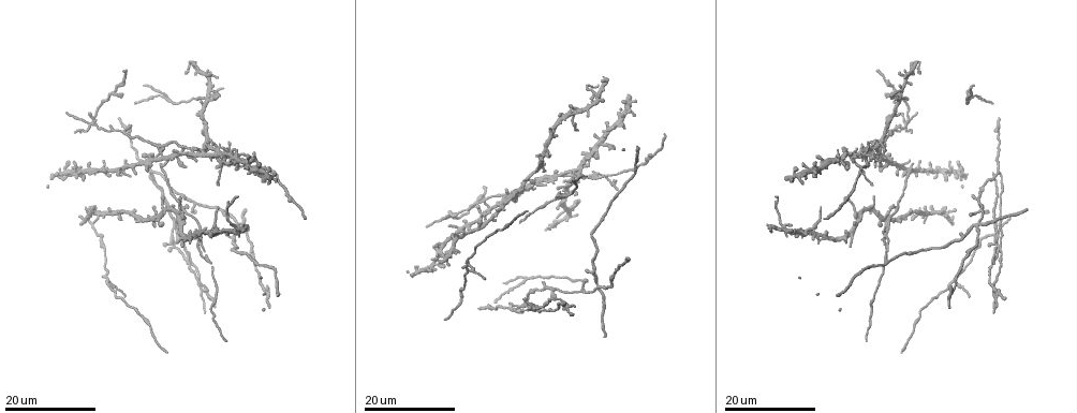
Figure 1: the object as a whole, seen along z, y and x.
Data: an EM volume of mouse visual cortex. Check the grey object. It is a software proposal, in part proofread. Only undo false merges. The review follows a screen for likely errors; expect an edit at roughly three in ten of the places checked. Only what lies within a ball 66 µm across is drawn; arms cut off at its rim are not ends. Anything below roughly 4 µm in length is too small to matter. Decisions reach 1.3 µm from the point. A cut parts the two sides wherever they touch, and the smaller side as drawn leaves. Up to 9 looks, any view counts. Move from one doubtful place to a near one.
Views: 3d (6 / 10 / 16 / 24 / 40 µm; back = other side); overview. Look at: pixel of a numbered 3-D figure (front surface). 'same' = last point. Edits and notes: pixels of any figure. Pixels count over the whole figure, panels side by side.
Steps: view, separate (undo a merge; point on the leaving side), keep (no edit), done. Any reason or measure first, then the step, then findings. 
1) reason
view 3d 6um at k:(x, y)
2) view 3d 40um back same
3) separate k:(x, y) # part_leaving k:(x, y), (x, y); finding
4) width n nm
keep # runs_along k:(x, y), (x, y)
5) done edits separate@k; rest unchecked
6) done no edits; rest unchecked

four-way junction
view 3d 24um at 1:(214, 149)

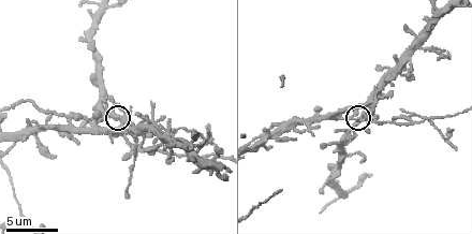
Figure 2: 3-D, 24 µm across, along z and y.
view 3d 6um at 2:(123, 118)

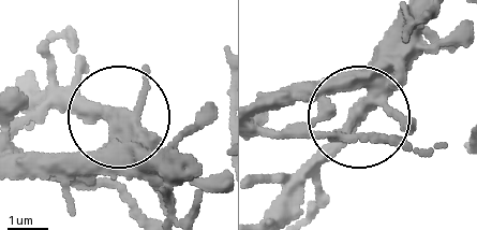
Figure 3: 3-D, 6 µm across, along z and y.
width 310 nm
keep # all the same cell

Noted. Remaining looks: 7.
four or more arms meet
view 3d 24um at 1:(573, 115)

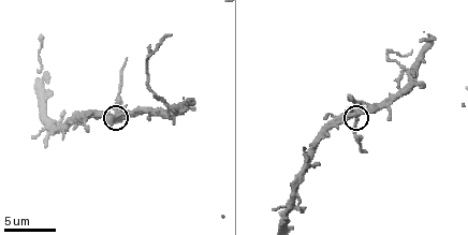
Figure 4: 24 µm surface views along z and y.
view 3d 6um at 4:(355, 118)

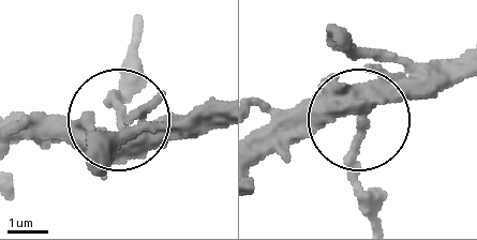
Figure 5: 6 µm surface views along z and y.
side_arm 7 um
keep # continuous, no second cell

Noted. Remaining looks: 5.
view 3d 6um at 4:(171, 116)

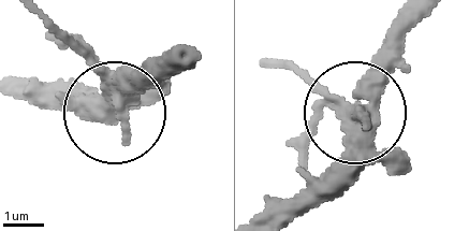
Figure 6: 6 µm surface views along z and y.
view 3d 6um back at 6:(365, 117)

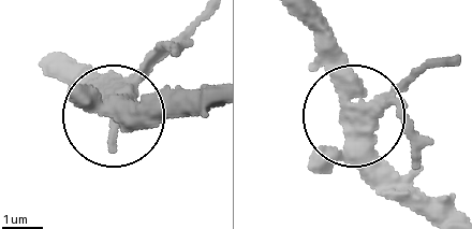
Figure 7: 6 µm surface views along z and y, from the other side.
width 610 nm
separate 7:(157, 44) # part_leaving 7:(129, 89), (190, 20); two cells meet here

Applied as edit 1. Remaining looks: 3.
view overview

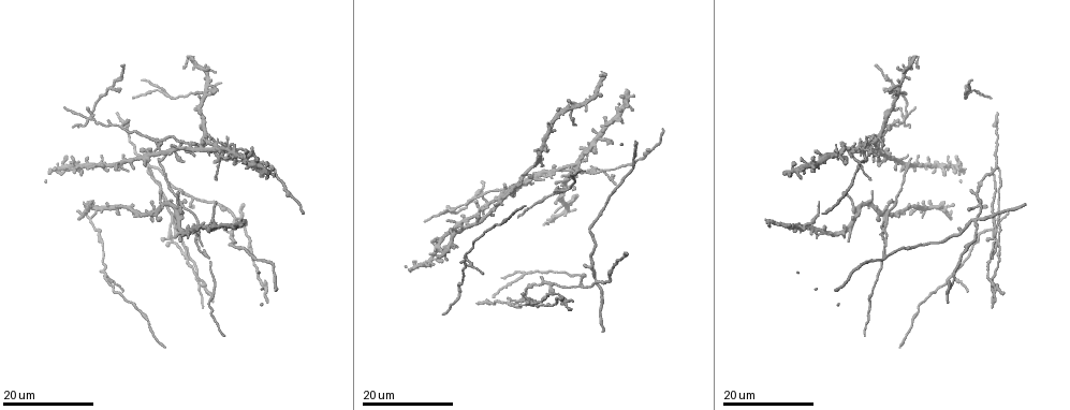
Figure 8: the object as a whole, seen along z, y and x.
a fork
view 3d 16um at 8:(864, 155)

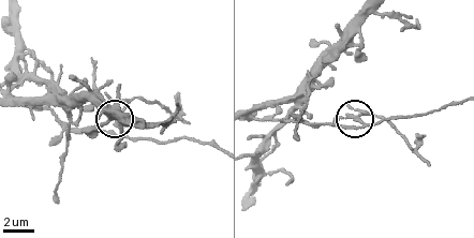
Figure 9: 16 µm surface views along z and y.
view 3d 10um at 9:(361, 120)

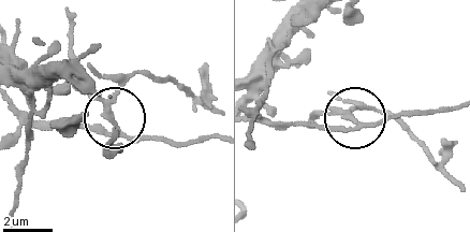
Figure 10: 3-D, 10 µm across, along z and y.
width 180 nm
separate 10:(109, 102) # part_leaving 10:(361, 125), (350, 111), (379, 111), (453, 180); a second cell is stuck on

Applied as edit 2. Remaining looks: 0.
done edits separate@7, separate@10; rest unchecked

